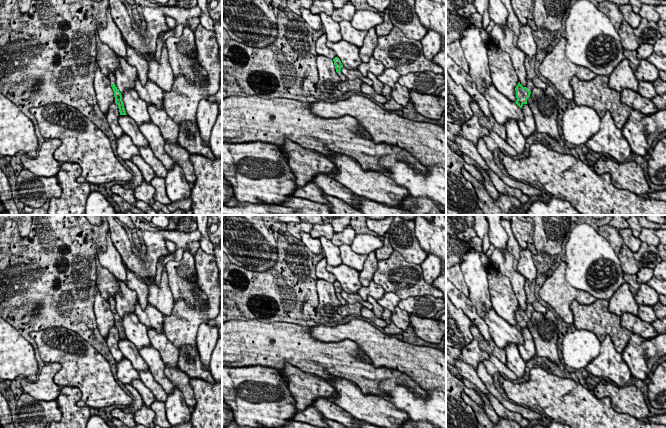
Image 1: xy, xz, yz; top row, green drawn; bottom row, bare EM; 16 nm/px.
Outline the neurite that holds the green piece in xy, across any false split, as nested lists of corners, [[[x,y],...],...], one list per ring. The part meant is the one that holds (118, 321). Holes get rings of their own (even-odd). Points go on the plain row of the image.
[[[110,297],[108,299],[108,302],[110,304],[111,311],[114,315],[115,327],[118,329],[120,339],[127,339],[124,332],[124,327],[122,325],[122,319],[117,313],[116,308],[115,308],[116,306],[115,299],[113,297]]]

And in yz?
[[[527,302],[527,309],[523,311],[520,306],[515,312],[516,315],[516,328],[522,332],[524,328],[527,328],[527,323],[530,321],[530,318],[532,316],[532,313],[534,312],[533,306]]]

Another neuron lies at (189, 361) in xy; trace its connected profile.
[[[182,345],[179,349],[178,367],[185,372],[190,379],[203,379],[211,384],[216,383],[209,370],[203,368],[197,349],[191,345]]]

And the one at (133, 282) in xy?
[[[126,265],[125,268],[127,271],[126,285],[137,293],[139,304],[142,309],[145,309],[148,305],[148,286],[144,280],[131,272]]]

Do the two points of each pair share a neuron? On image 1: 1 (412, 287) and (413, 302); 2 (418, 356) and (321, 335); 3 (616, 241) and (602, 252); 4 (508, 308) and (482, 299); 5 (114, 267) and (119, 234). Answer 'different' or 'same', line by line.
1: different
2: same
3: different
4: different
5: different

